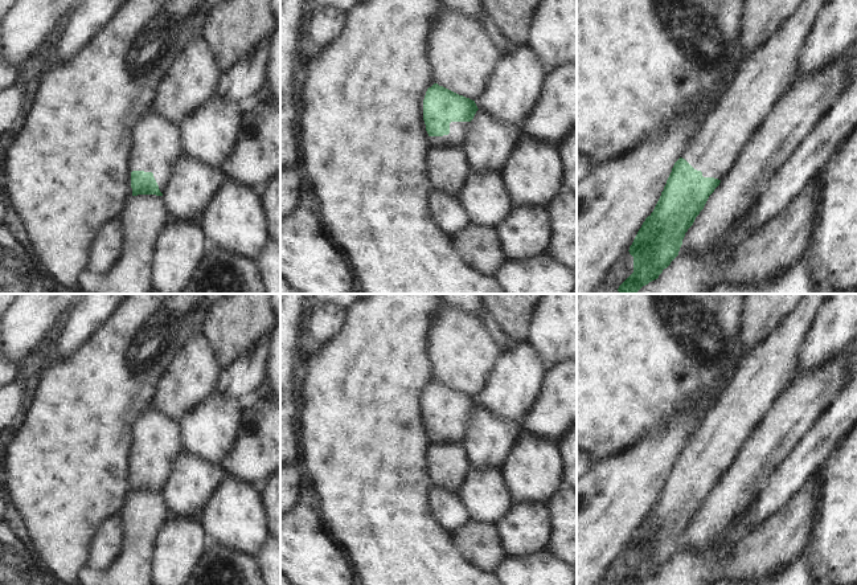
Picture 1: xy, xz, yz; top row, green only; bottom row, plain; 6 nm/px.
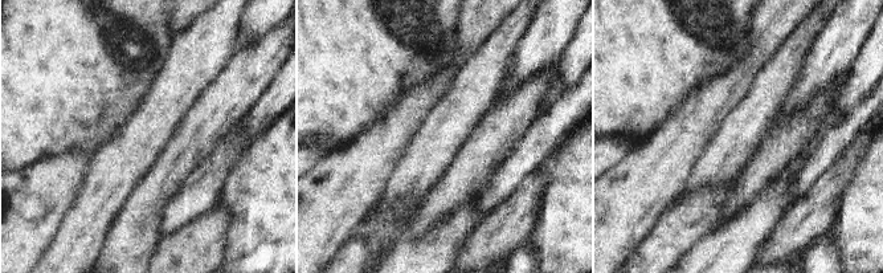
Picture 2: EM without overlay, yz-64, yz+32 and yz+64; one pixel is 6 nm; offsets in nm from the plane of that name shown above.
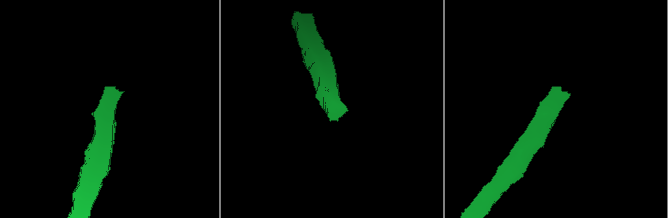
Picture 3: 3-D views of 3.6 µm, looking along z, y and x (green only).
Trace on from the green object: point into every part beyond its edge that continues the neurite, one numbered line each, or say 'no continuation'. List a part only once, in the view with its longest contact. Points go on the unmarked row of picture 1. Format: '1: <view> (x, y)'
1: xz (458, 432).

